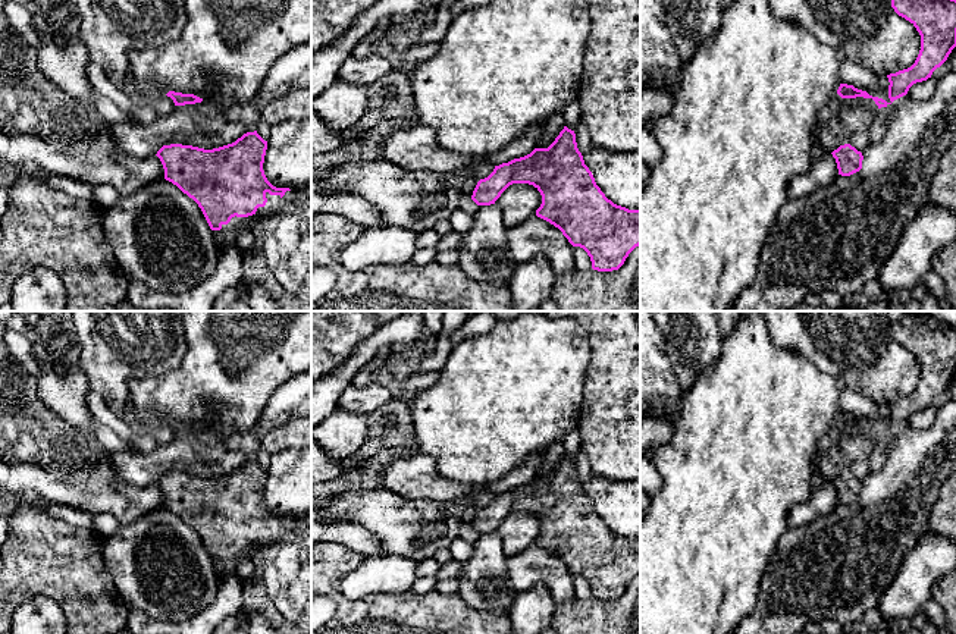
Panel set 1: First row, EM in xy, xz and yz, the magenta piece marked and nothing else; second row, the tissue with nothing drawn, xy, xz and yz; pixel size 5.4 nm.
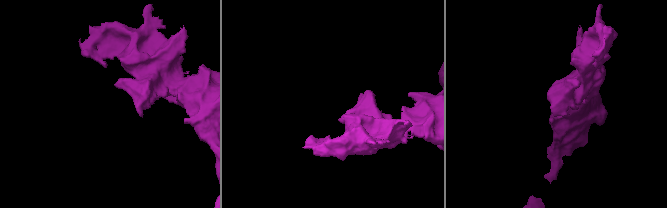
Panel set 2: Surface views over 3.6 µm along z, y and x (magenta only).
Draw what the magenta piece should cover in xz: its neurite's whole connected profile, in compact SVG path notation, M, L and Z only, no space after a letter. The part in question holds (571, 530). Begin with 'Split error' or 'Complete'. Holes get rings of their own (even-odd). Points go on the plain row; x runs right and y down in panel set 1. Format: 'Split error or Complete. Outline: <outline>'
Complete. Outline: M564 455L548 477L535 477L524 486L495 495L493 500L488 506L477 511L471 528L477 534L495 533L501 522L513 512L529 512L540 521L542 533L536 539L536 544L558 556L573 575L583 577L590 586L593 599L618 599L624 593L629 583L640 574L640 539L629 539L614 533L605 525L596 514L592 500L584 493L583 484L577 477L574 459L567 455Z

